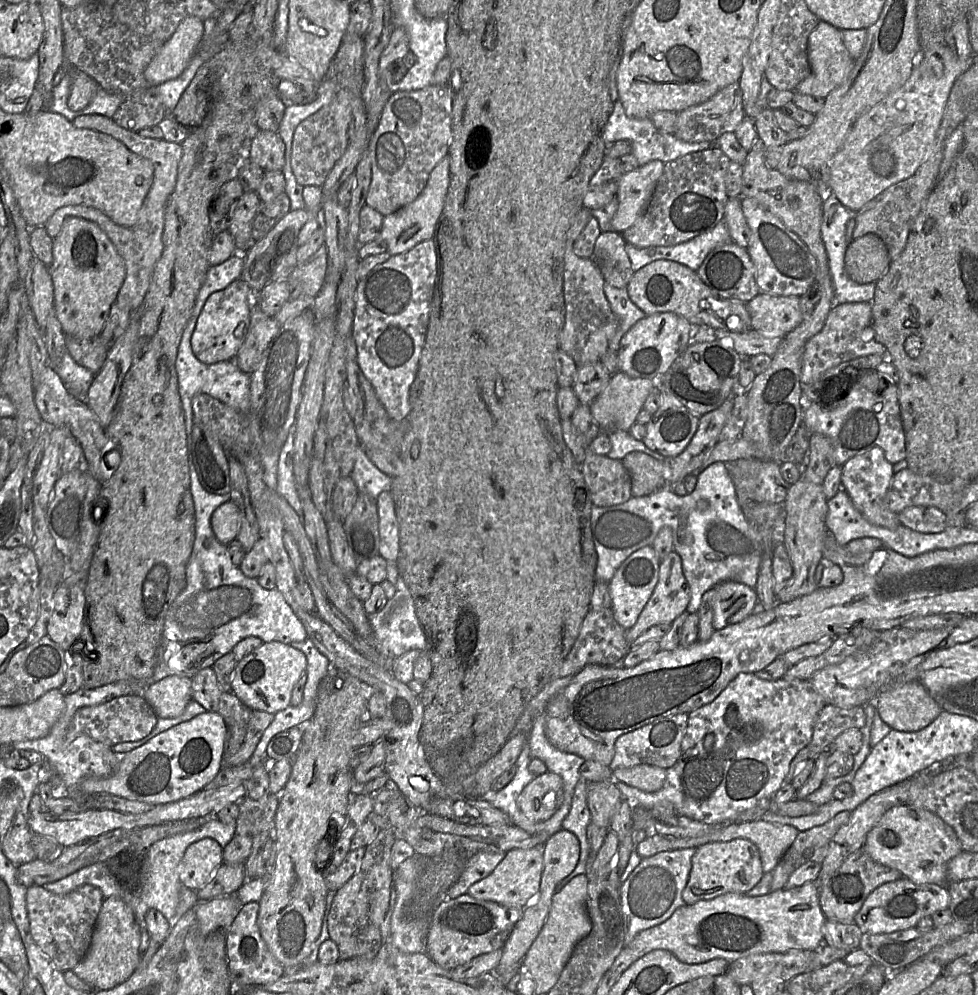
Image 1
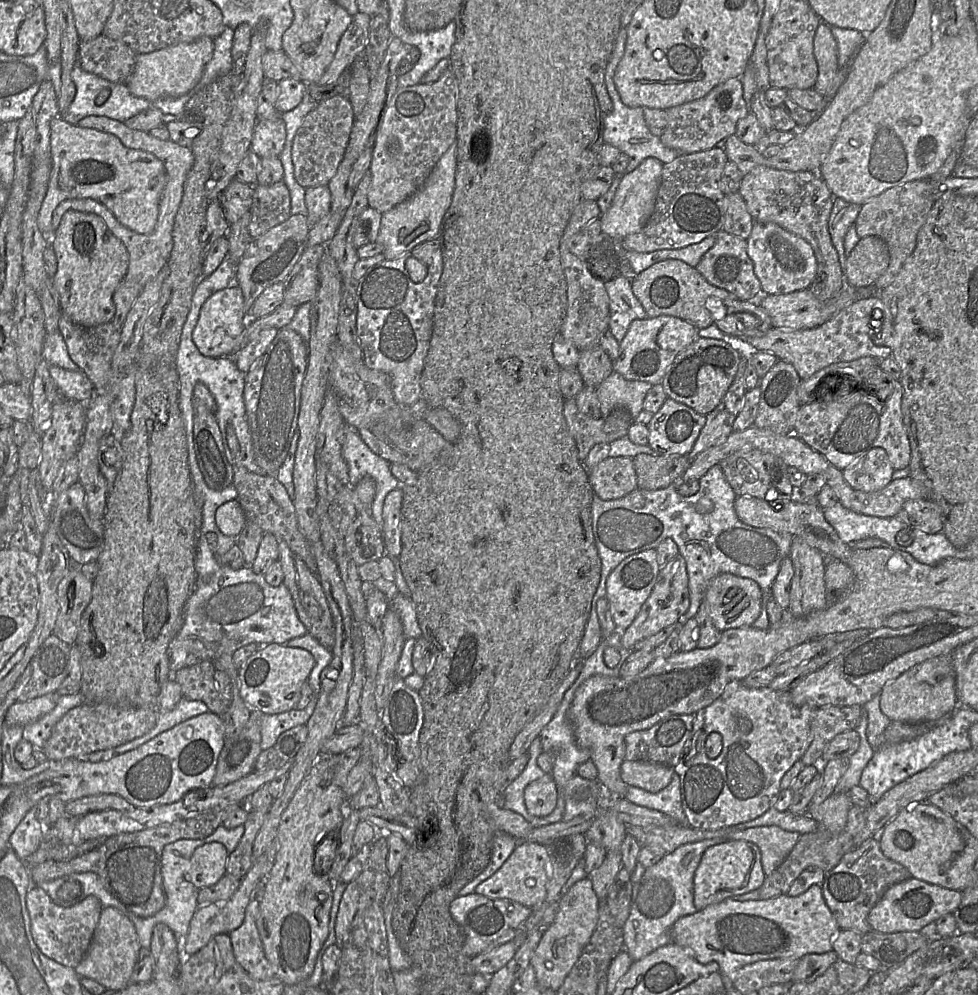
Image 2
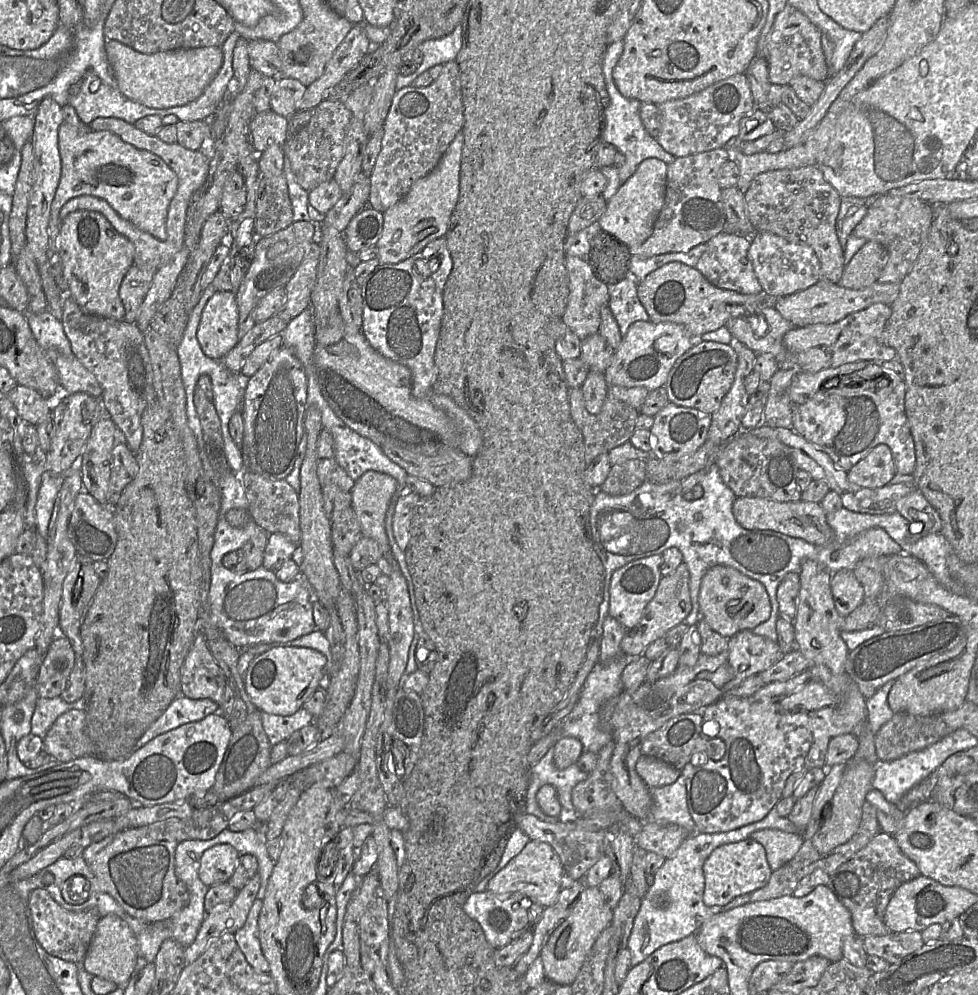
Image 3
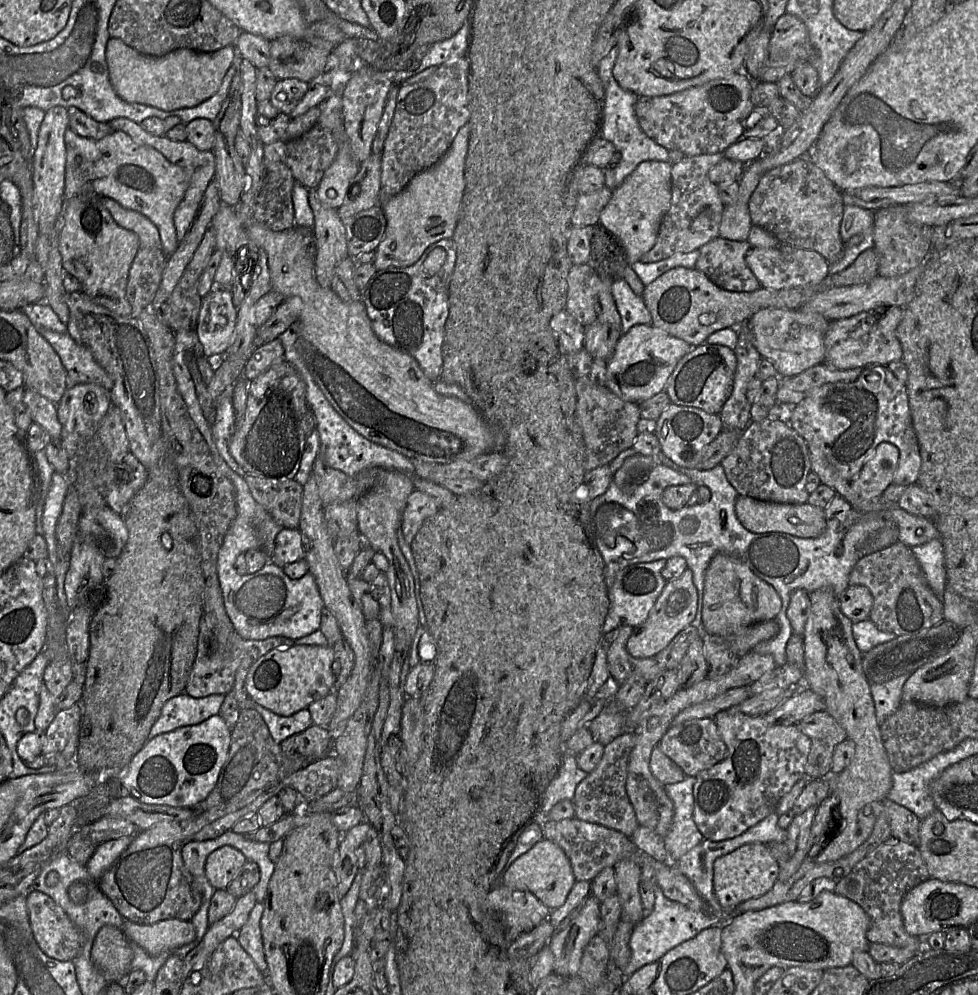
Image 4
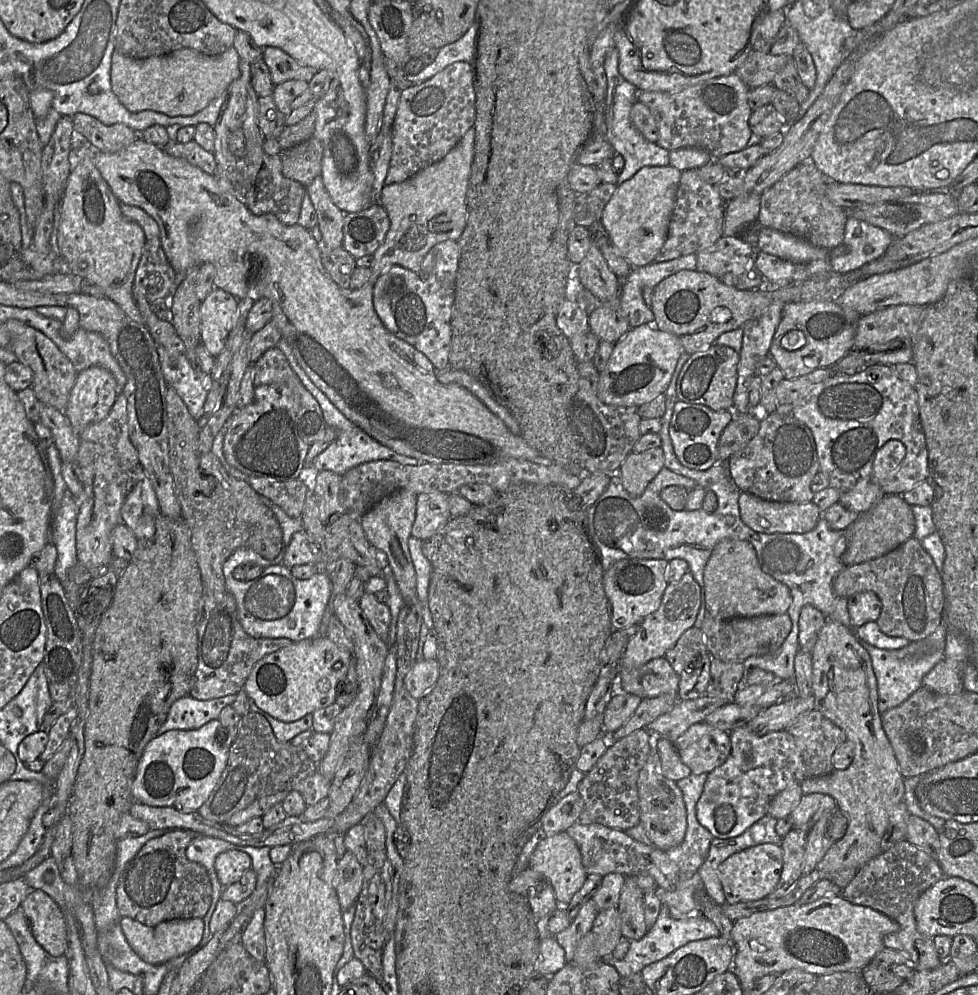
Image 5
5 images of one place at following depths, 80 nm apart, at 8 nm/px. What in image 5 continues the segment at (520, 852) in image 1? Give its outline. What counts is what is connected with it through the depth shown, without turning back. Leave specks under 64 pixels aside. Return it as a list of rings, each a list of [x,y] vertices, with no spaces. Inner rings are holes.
[[[560,832],[542,839],[530,857],[529,868],[542,875],[552,885],[560,906],[569,904],[588,877],[582,863],[580,849],[567,832]]]

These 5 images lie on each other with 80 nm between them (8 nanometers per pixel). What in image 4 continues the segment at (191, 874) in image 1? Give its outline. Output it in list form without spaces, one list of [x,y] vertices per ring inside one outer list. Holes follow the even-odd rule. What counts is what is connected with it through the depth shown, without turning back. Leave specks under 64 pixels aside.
[[[222,846],[211,852],[205,861],[205,875],[215,889],[226,889],[238,875],[247,858],[232,846]]]

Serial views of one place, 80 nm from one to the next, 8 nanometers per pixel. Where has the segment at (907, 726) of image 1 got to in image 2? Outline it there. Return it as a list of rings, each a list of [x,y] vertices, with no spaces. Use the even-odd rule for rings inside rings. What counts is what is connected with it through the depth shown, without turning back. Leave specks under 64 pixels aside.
[[[951,653],[915,665],[888,682],[880,694],[880,709],[891,721],[918,723],[939,720],[958,707],[956,672]]]

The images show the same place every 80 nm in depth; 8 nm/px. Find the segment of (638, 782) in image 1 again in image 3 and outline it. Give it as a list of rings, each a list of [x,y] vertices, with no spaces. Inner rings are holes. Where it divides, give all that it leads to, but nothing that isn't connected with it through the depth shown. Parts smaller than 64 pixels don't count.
[[[642,755],[636,772],[649,788],[670,785],[680,777],[680,770],[653,756]]]

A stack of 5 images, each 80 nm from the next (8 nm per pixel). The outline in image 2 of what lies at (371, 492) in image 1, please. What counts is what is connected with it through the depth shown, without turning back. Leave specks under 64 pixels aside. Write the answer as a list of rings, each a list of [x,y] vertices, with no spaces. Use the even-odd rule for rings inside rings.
[[[352,427],[346,429],[342,455],[348,466],[349,485],[354,487],[365,476],[374,479],[376,492],[371,510],[374,520],[382,530],[384,499],[389,492],[401,486],[391,473],[391,463],[375,454]]]

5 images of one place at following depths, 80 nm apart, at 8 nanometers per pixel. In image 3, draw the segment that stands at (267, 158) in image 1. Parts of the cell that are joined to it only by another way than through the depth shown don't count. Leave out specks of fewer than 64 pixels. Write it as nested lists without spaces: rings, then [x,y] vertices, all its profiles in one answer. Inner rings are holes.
[[[272,109],[256,113],[250,124],[250,142],[262,153],[272,144],[283,146],[288,138],[289,117],[275,113]]]

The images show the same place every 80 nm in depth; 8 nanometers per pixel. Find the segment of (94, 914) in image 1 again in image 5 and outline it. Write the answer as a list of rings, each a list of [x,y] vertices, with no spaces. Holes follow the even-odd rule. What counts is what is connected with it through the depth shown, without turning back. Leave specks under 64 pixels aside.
[[[31,889],[20,908],[37,943],[51,956],[65,955],[67,926],[57,903],[44,891]]]

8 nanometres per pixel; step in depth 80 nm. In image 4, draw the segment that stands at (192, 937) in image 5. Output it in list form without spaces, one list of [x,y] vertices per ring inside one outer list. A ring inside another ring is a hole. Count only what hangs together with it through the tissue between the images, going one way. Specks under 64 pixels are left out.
[[[181,919],[162,920],[149,925],[125,920],[123,932],[150,955],[171,952],[195,938],[193,924],[190,920]]]

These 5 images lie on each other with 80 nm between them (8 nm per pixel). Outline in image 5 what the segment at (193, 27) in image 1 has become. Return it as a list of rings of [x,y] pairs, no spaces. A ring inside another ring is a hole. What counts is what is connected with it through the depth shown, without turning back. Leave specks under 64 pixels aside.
[[[233,46],[216,56],[181,48],[145,59],[131,58],[115,50],[111,57],[112,91],[133,113],[151,110],[169,117],[192,116],[227,91],[240,74],[241,60]]]

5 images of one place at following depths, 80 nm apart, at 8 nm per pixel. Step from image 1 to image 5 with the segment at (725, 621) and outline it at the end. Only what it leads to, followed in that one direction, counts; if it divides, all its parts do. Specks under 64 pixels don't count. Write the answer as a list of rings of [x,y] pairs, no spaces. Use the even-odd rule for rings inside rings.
[[[721,540],[706,563],[703,579],[706,614],[716,619],[784,614],[792,602],[789,588],[761,569],[755,550],[748,541]]]

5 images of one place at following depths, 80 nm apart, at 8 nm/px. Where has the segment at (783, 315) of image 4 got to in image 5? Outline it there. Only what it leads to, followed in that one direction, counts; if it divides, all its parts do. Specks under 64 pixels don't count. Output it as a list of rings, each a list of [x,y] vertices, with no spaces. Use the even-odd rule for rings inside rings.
[[[834,299],[786,303],[769,355],[774,358],[786,379],[795,379],[819,368],[833,367],[852,350],[860,316],[840,306]]]

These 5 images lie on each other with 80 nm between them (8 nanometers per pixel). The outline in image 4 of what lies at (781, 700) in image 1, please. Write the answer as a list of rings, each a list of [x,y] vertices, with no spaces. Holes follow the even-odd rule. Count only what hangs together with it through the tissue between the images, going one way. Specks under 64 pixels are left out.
[[[735,708],[713,717],[727,746],[725,758],[695,776],[693,820],[705,839],[738,836],[775,810],[779,799],[805,775],[811,741],[797,725],[769,723],[764,716],[746,715]]]

